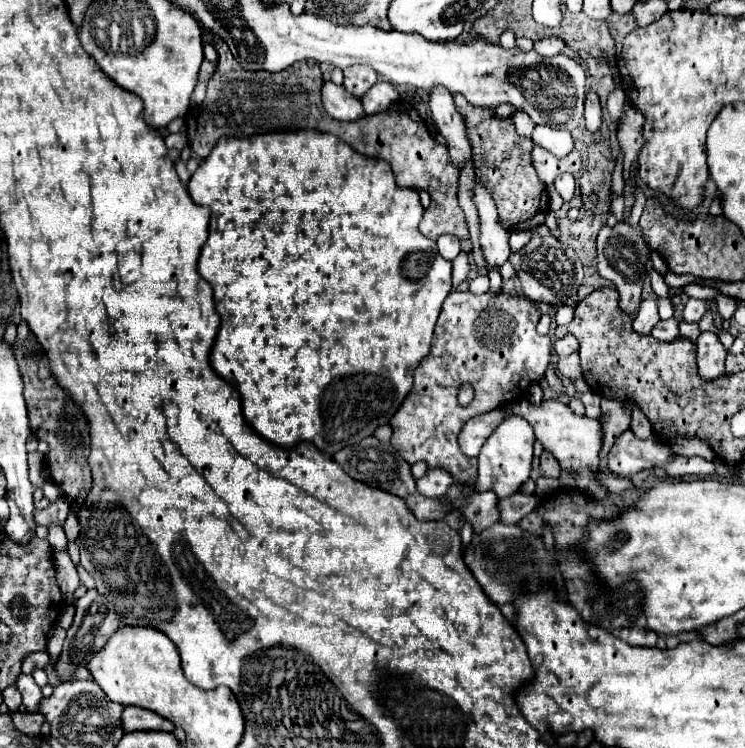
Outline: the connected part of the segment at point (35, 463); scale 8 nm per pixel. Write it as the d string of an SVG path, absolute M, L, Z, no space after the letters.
M29 453L29 477L35 489L43 489L45 479L41 477L41 469L43 469L43 455L41 453Z

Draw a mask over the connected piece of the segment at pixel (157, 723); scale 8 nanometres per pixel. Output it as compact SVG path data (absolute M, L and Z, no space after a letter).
M125 707L121 715L121 723L125 731L173 731L175 725L157 713L149 713L147 709Z

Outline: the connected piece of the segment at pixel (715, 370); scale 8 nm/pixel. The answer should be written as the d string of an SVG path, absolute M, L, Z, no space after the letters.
M704 331L696 341L697 370L702 379L713 381L725 375L725 357L727 351L721 345L717 333Z

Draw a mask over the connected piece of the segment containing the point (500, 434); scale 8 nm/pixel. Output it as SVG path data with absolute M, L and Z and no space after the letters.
M509 417L505 419L493 435L485 441L481 453L479 453L479 479L475 485L475 491L495 491L501 499L517 493L521 485L531 475L531 461L533 461L533 443L535 435L531 425L523 417Z

